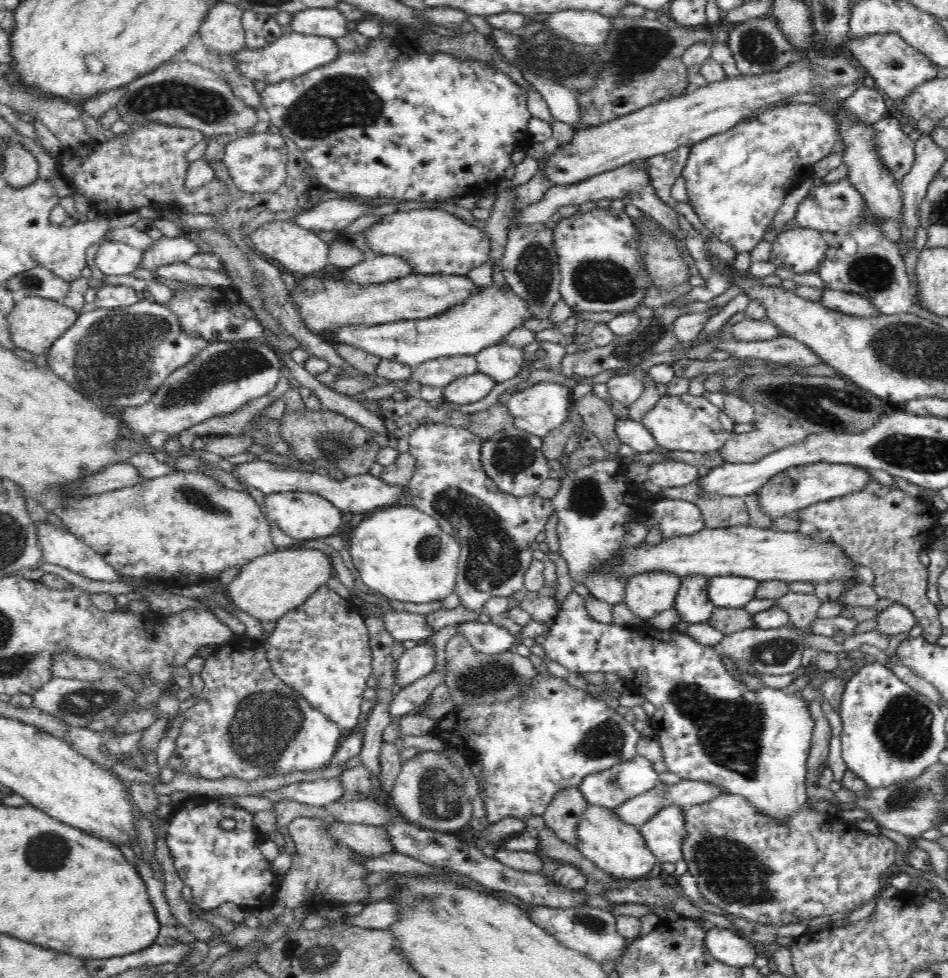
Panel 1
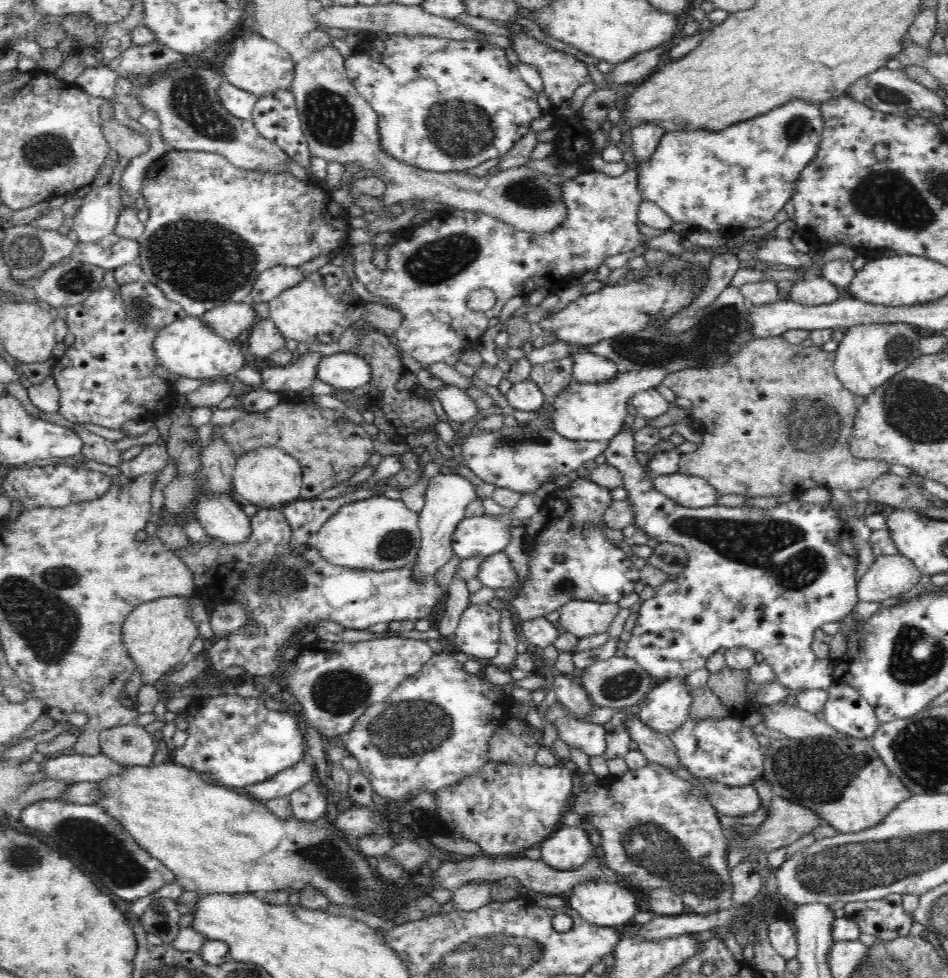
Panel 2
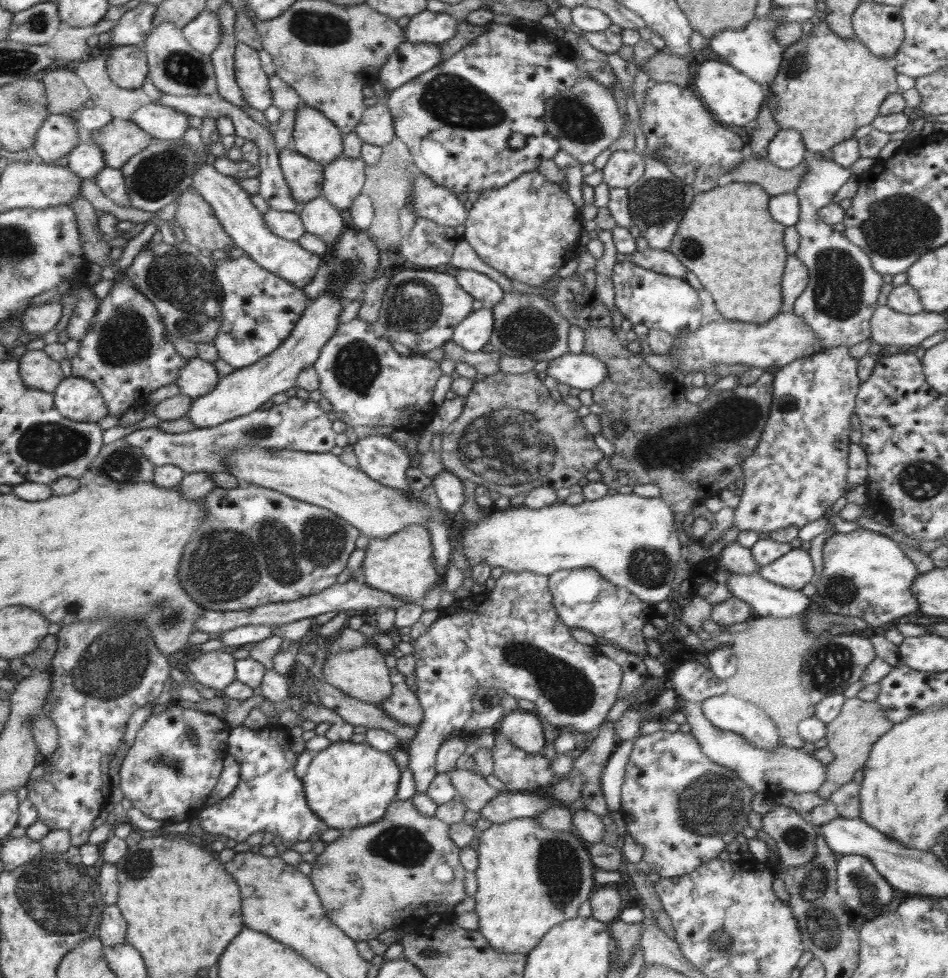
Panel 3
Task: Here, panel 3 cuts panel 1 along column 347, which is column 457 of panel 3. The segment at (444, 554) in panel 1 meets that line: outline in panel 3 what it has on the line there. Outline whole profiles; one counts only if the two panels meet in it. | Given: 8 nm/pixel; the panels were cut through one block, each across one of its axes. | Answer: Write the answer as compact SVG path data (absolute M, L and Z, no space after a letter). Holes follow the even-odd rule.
M633 493L608 494L594 501L584 500L576 506L557 502L540 509L526 506L489 509L482 521L477 525L471 523L464 530L461 541L454 543L454 552L456 554L456 548L459 547L472 566L484 561L492 568L501 566L504 571L529 570L540 575L551 575L562 569L590 567L612 584L628 589L640 600L656 604L668 600L668 596L673 593L672 580L676 574L676 565L685 551L678 539L677 526L672 509L661 497L646 498Z

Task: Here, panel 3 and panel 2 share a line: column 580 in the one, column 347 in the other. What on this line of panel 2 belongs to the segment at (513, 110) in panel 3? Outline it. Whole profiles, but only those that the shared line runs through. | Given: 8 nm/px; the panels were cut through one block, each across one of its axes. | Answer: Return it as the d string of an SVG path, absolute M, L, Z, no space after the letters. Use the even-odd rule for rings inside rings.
M392 34L387 37L373 35L364 39L358 39L350 56L345 58L346 74L350 82L354 84L360 93L371 104L378 115L378 133L384 154L388 153L396 160L409 166L419 167L427 171L447 173L450 171L464 172L468 168L494 160L504 156L519 140L522 140L532 130L532 122L540 116L547 116L538 105L538 93L530 88L530 85L522 78L516 65L508 61L504 49L496 45L490 45L488 41L480 40L454 40L429 36L406 36L405 34Z

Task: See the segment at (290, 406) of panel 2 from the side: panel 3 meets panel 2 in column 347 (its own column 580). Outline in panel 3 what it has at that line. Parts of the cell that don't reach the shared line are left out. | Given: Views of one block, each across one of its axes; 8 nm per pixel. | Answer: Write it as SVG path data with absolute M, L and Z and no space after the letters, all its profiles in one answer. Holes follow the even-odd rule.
M502 371L486 375L475 383L468 396L462 413L446 427L441 435L441 461L445 470L451 471L461 480L476 483L476 502L484 509L504 510L510 507L510 496L528 494L536 487L548 487L558 491L570 489L585 478L590 470L596 470L604 458L602 450L594 443L594 435L584 428L578 411L564 401L552 398L544 385L543 376L535 371L510 374Z

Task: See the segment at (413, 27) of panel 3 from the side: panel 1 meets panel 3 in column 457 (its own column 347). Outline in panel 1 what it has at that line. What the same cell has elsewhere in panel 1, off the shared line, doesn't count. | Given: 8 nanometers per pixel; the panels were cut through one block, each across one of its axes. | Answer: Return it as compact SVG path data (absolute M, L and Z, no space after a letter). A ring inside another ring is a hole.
M308 8L292 13L292 20L285 31L334 39L348 34L348 22L349 20L337 8Z

